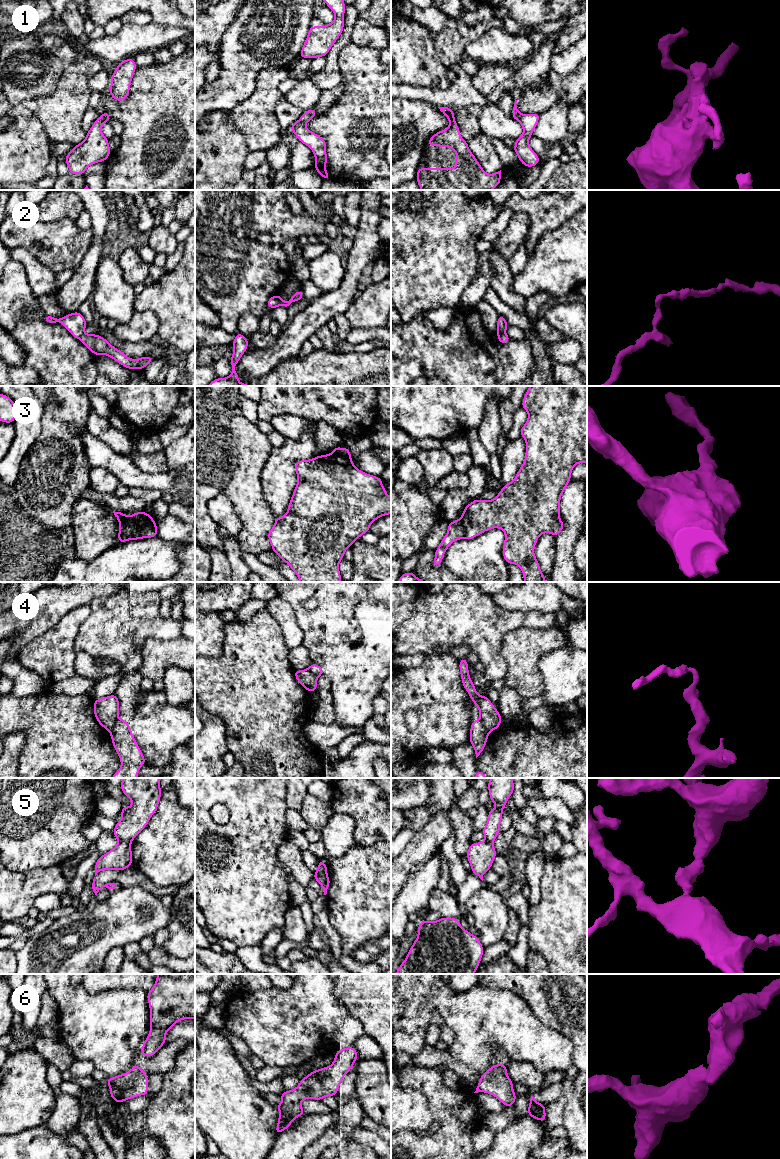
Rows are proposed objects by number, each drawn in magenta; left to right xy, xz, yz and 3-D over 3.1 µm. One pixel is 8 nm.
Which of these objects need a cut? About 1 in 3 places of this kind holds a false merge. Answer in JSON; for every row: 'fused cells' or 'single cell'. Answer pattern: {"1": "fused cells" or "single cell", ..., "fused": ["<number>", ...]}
{"1": "fused cells", "2": "fused cells", "3": "fused cells", "4": "fused cells", "5": "fused cells", "6": "single cell", "fused": ["1", "2", "3", "4", "5"]}

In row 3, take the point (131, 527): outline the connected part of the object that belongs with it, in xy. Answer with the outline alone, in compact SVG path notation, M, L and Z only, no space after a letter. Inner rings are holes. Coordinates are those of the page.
M113 511L113 513L120 524L118 531L119 543L129 540L144 539L142 535L143 527L154 521L153 516L149 515L145 511L135 512L131 516L127 516L121 512Z

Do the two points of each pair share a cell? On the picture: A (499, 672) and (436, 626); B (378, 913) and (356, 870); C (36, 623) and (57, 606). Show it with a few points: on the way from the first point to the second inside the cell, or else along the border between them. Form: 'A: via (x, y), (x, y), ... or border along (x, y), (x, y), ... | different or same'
A: via (489, 654), (461, 626), (454, 626) | same
B: via (378, 902), (378, 895), (365, 881) | same
C: via (41, 623), (52, 611) | same

